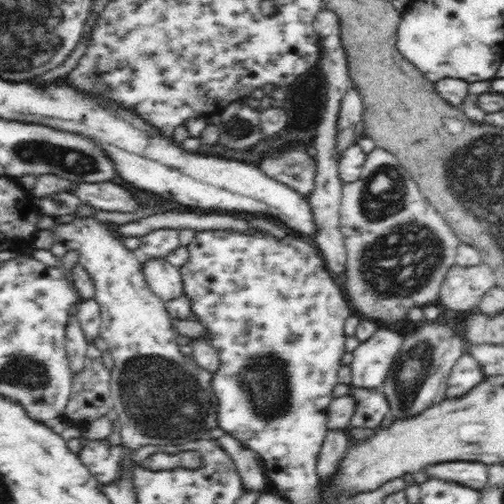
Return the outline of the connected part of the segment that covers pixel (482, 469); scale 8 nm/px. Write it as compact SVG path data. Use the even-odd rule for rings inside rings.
M441 462L425 469L430 477L439 477L476 490L488 482L489 468L481 462Z

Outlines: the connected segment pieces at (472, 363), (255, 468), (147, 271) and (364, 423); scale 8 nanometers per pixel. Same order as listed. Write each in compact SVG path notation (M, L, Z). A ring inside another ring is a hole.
M465 353L452 367L447 380L445 398L454 400L454 398L464 396L468 390L476 388L484 378L485 374L483 373L482 367L472 356Z
M226 433L217 438L218 445L230 455L242 479L243 490L264 490L266 488L265 468L259 454Z
M166 258L141 259L142 272L150 290L164 302L182 296L182 275Z
M350 387L349 394L356 401L356 408L351 418L351 427L376 429L386 418L390 410L388 399L384 393L371 389Z

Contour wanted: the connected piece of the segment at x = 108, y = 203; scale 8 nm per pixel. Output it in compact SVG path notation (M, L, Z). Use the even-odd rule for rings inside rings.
M111 181L78 183L71 194L78 196L82 204L104 212L132 212L141 205L126 188Z

